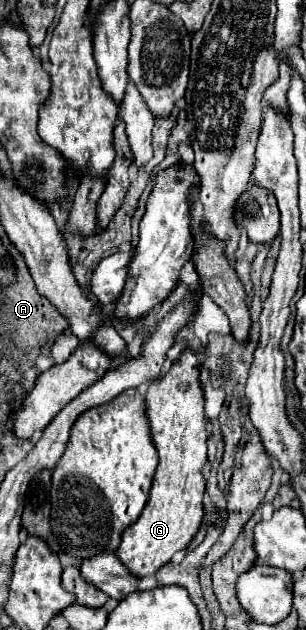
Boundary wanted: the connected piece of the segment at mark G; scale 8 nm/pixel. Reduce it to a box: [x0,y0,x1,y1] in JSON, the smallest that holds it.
[117,356,207,578]

